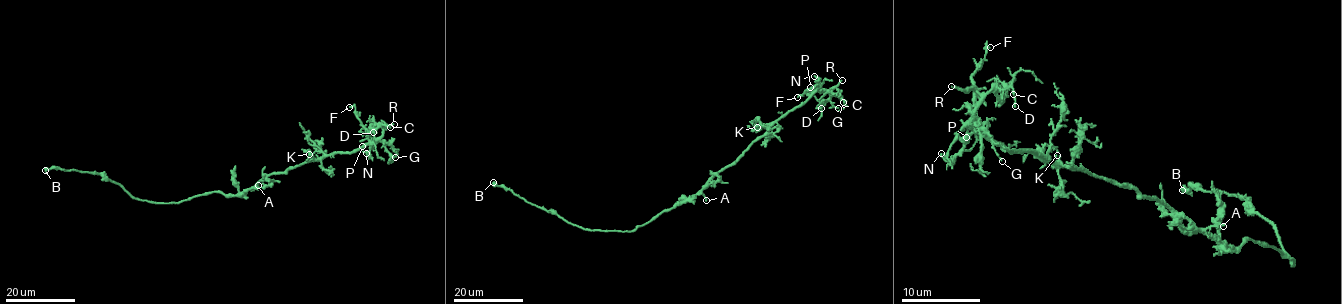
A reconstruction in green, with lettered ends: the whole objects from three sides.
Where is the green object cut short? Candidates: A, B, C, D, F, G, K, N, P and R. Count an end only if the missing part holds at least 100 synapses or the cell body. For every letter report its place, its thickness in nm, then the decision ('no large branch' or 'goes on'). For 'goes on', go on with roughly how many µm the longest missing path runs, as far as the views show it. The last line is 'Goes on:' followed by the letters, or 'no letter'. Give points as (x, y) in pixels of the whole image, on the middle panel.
A: (706, 200) | 180 nm | no large branch
B: (493, 182) | 440 nm | no large branch
C: (838, 108) | 130 nm | no large branch
D: (821, 108) | 130 nm | no large branch
F: (797, 97) | 160 nm | no large branch
G: (843, 102) | 140 nm | no large branch
K: (757, 127) | 150 nm | no large branch
N: (814, 76) | 170 nm | no large branch
P: (810, 87) | 190 nm | no large branch
R: (842, 80) | 160 nm | goes on | 50 µm
Goes on: R

